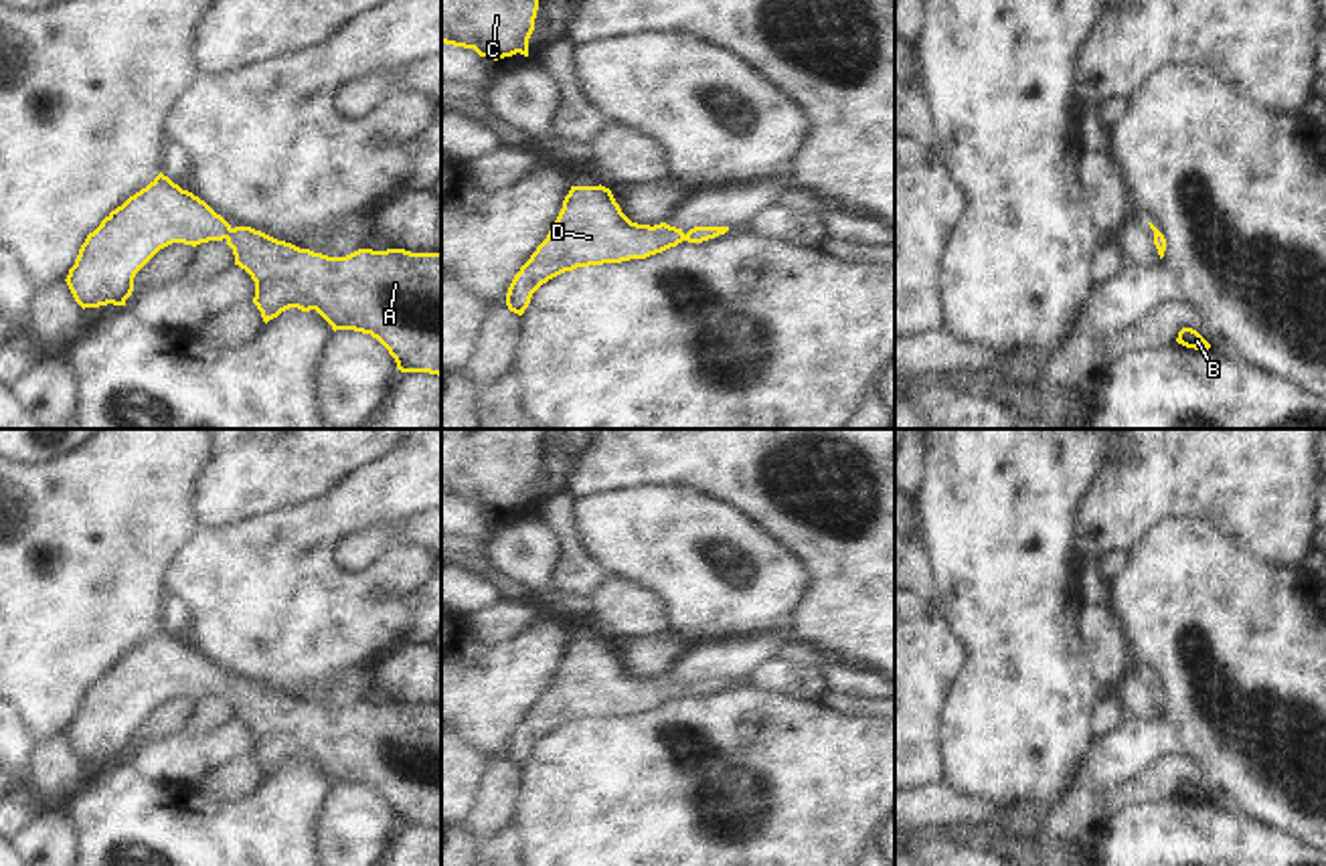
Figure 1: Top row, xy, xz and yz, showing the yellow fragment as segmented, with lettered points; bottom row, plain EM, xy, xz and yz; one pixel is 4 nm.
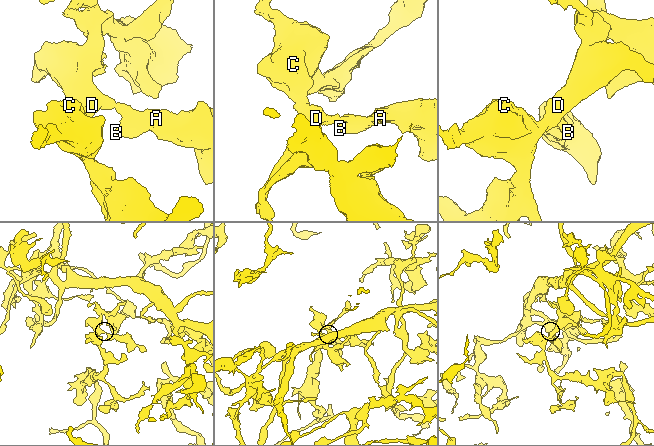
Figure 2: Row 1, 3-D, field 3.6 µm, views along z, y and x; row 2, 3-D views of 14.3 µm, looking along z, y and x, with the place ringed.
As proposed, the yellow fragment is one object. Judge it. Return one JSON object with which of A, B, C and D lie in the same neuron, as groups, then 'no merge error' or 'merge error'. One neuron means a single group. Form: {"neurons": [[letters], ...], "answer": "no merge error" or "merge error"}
{"neurons": [["A", "B", "C", "D"]], "answer": "no merge error"}

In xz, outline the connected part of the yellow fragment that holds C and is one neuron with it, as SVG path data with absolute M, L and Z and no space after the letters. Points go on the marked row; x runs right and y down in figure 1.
M441 0L441 42L474 49L494 61L516 53L528 57L536 10L538 0Z

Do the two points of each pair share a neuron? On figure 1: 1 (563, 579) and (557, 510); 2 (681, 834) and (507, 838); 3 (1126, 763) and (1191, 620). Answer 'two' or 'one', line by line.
1: one
2: two
3: one

